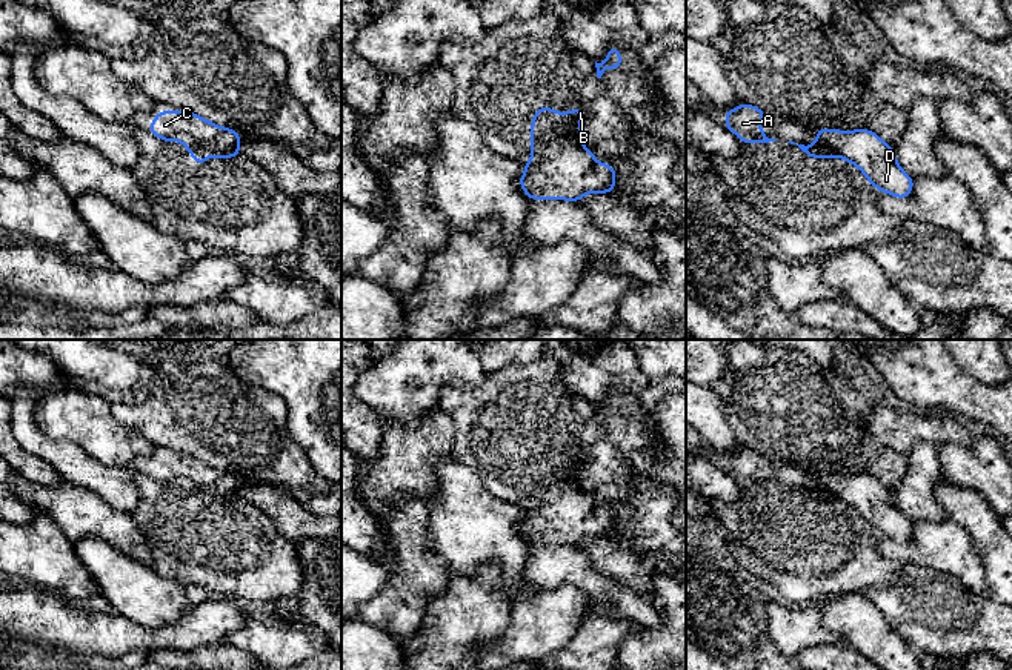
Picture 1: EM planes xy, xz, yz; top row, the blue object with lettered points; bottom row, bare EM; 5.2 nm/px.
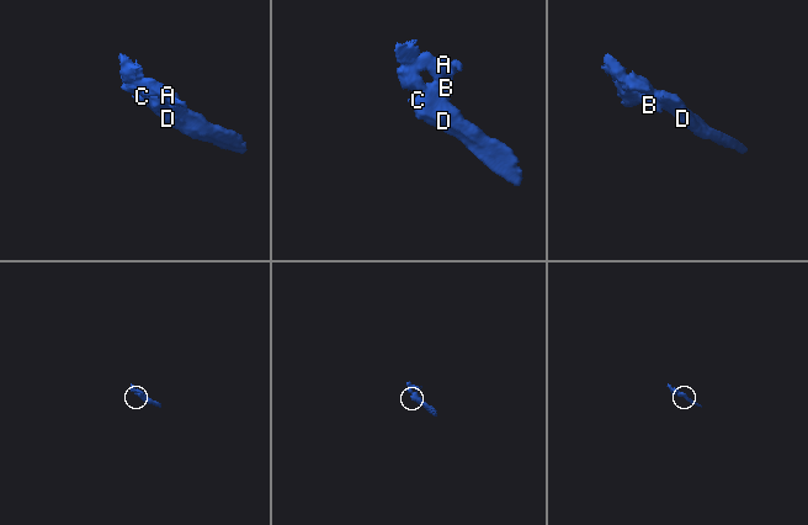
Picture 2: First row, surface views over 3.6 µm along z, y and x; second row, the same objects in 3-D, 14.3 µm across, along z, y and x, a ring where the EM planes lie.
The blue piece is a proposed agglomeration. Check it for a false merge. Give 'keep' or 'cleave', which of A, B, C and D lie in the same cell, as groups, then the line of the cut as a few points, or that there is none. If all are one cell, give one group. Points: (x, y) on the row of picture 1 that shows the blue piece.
cleave; groups A B / C D; cut xz (562, 114), (571, 135), (582, 146)

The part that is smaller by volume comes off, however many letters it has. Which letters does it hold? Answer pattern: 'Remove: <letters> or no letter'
Remove: A, B

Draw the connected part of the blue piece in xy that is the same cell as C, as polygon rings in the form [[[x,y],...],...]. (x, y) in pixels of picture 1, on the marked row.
[[[160,111],[148,132],[163,141],[183,143],[197,164],[203,164],[211,155],[220,160],[232,157],[232,148],[241,138],[234,129],[220,128],[191,111]]]

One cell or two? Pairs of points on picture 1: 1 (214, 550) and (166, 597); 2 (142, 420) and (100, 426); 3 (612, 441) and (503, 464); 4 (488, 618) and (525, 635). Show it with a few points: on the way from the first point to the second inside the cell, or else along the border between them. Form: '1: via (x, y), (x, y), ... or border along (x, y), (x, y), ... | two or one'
1: border along (149, 566), (183, 587) | two
2: border along (109, 406), (109, 411), (120, 421), (153, 444) | two
3: border along (602, 423), (602, 437), (583, 451) | two
4: border along (511, 603), (506, 629), (496, 640), (477, 647) | two

